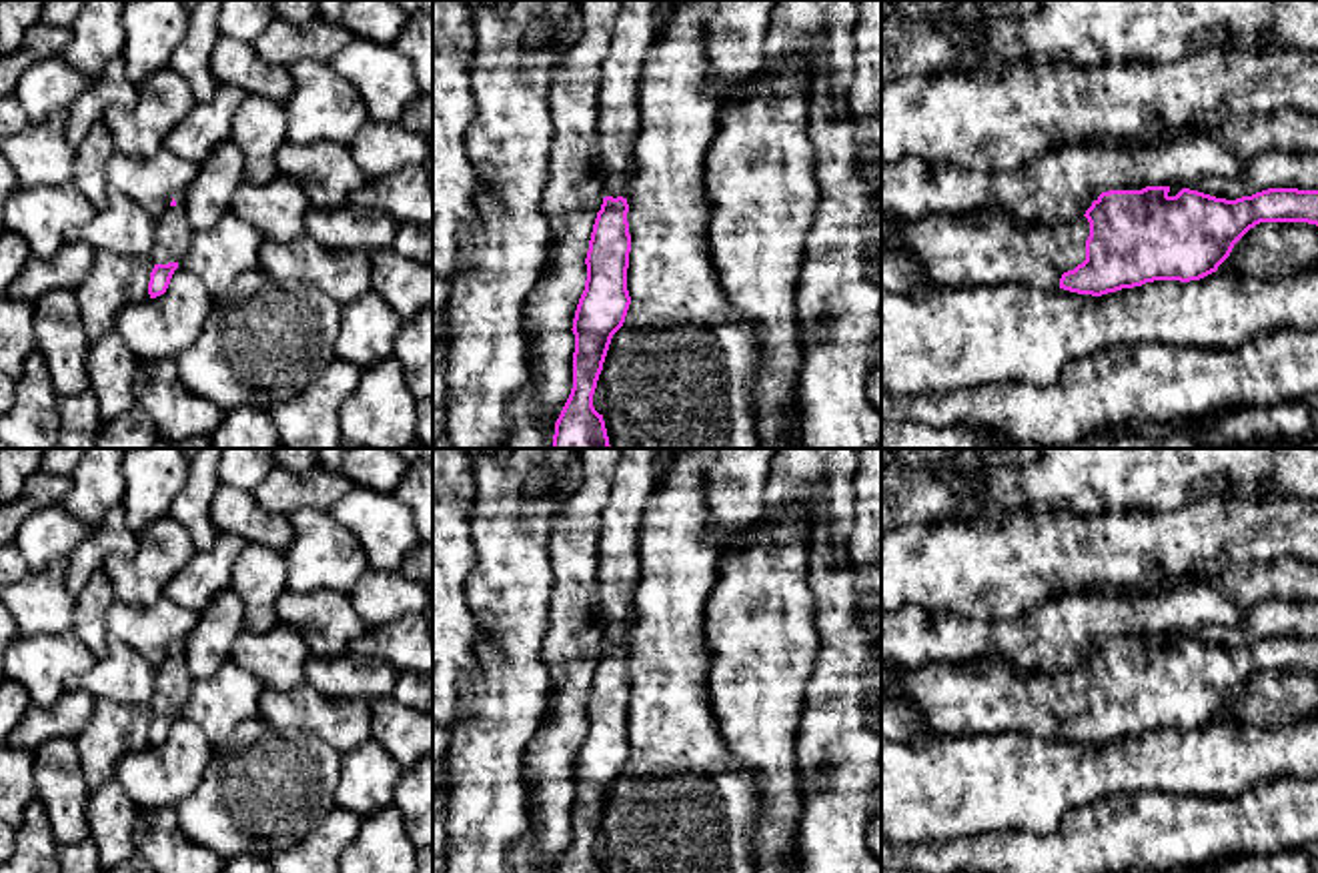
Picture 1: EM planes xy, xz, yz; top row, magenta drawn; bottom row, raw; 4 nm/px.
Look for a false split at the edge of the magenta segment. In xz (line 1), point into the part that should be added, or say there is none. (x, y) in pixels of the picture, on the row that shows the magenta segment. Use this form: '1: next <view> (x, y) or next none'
1: next xz (633, 33)

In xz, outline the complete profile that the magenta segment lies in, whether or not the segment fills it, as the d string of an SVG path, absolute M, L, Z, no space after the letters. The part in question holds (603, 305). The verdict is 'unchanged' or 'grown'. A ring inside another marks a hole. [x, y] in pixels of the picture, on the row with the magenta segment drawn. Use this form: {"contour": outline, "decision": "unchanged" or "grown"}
{"contour": "M621 0L621 10L611 28L611 46L601 62L599 84L599 164L603 170L603 204L597 212L589 250L587 280L579 298L573 334L573 388L555 422L553 449L609 449L609 436L603 414L593 406L593 394L611 344L613 334L623 326L631 296L627 290L627 268L631 252L631 234L627 222L627 190L633 176L635 144L639 136L639 86L647 54L655 44L659 30L653 20L655 0Z", "decision": "grown"}

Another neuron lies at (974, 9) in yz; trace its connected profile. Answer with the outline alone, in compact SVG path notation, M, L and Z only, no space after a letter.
M967 0L957 12L949 16L1016 16L1040 8L1040 0Z

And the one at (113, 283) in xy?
M94 252L88 276L74 288L82 328L90 340L114 330L114 320L128 304L150 298L150 256Z

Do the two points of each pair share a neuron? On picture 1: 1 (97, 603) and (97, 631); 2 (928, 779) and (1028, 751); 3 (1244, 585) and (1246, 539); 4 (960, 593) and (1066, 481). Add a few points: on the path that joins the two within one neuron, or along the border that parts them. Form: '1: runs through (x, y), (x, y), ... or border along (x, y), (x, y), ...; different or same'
1: runs through (97, 609), (97, 625); same
2: runs through (952, 779), (1000, 779), (1004, 775); same
3: border along (1292, 555), (1266, 563), (1214, 555), (1200, 571); different
4: border along (1066, 509), (1076, 515), (1112, 513); different

